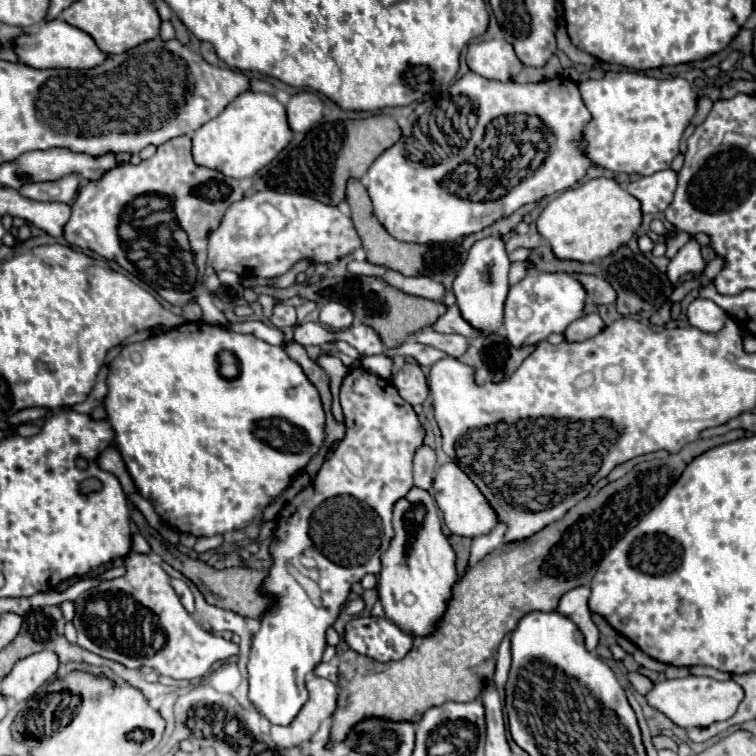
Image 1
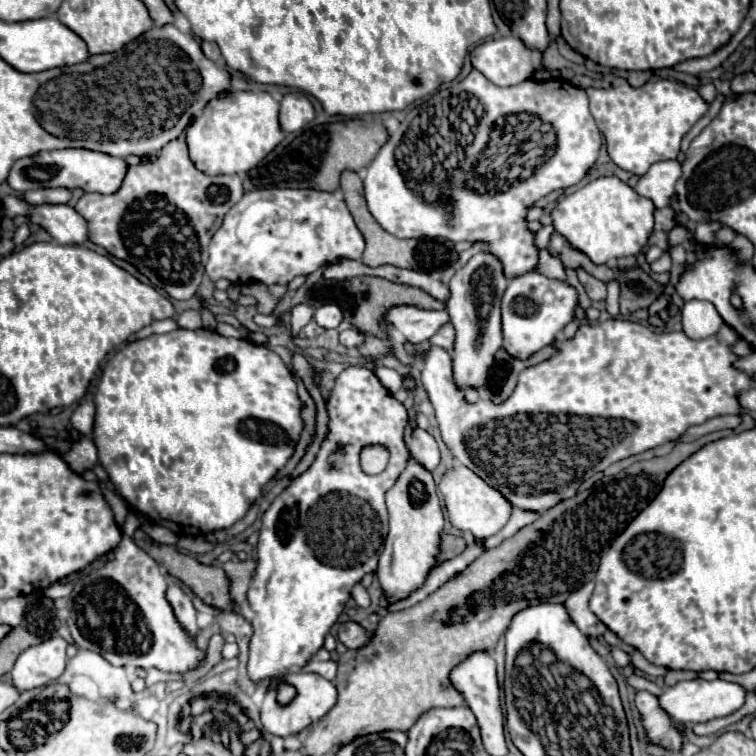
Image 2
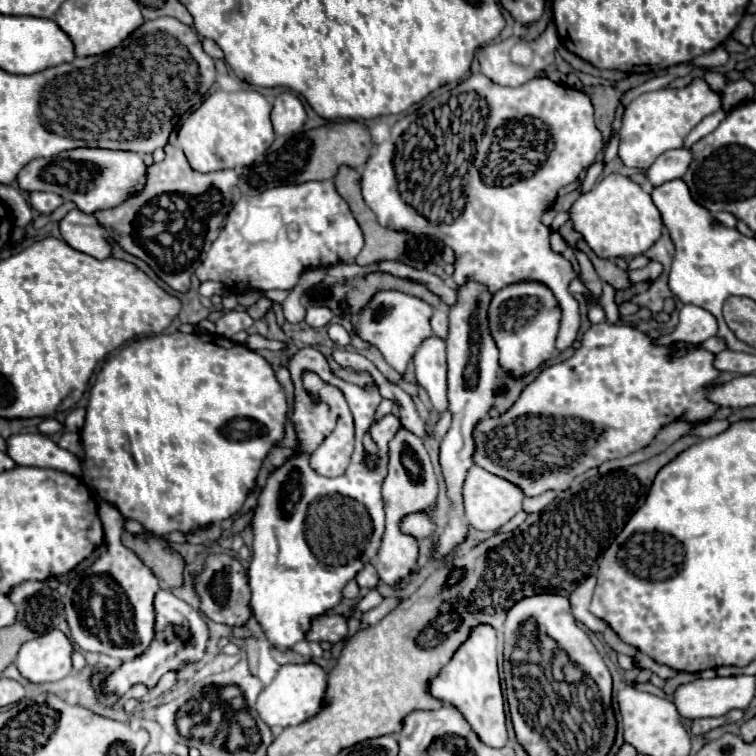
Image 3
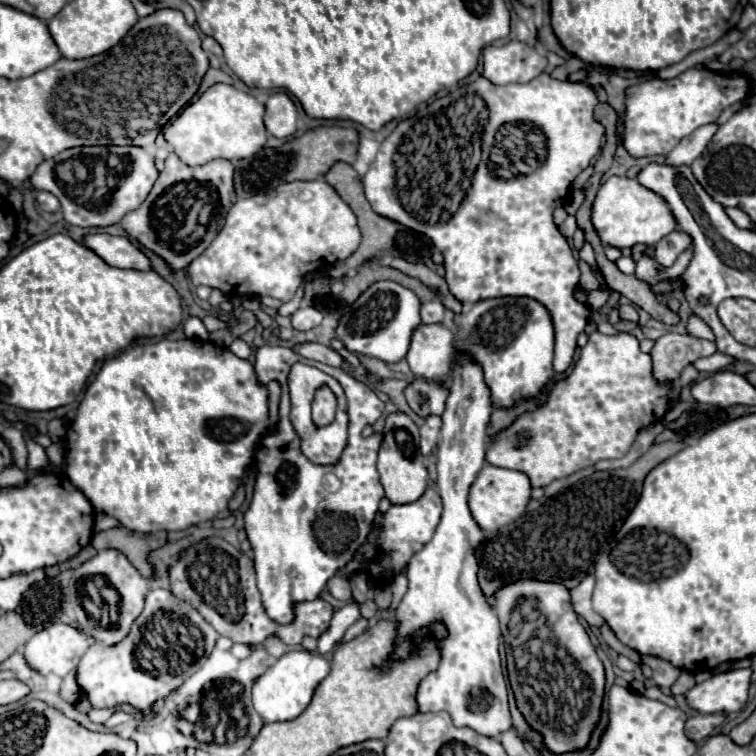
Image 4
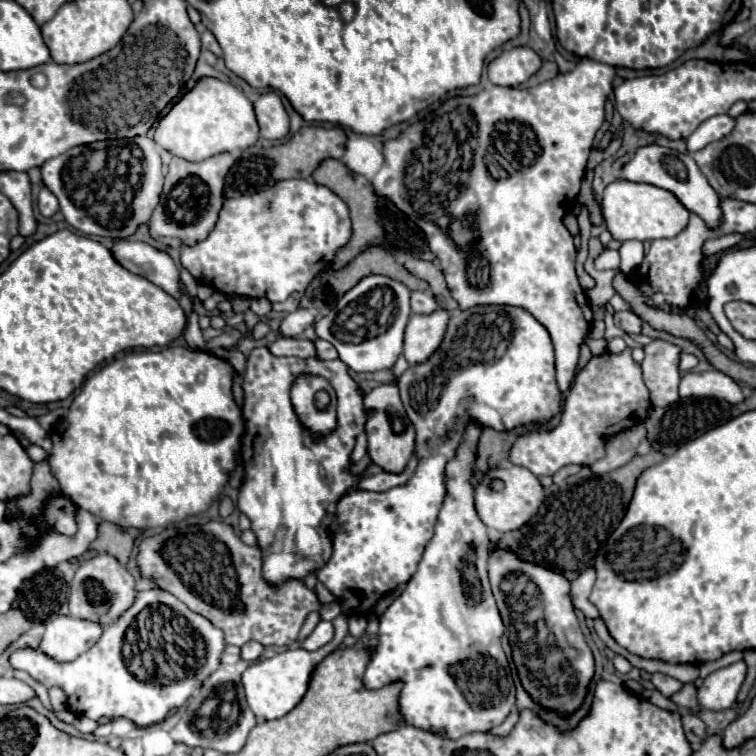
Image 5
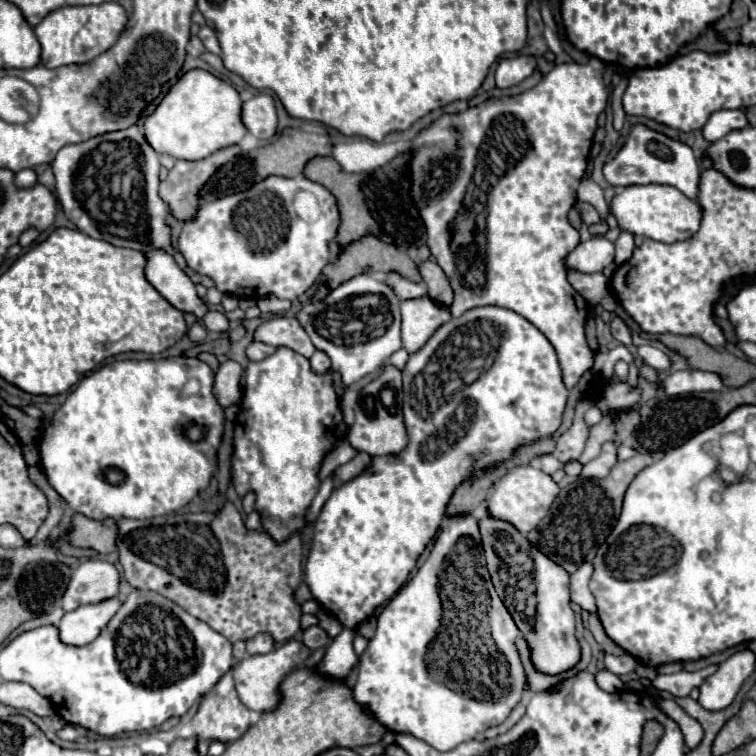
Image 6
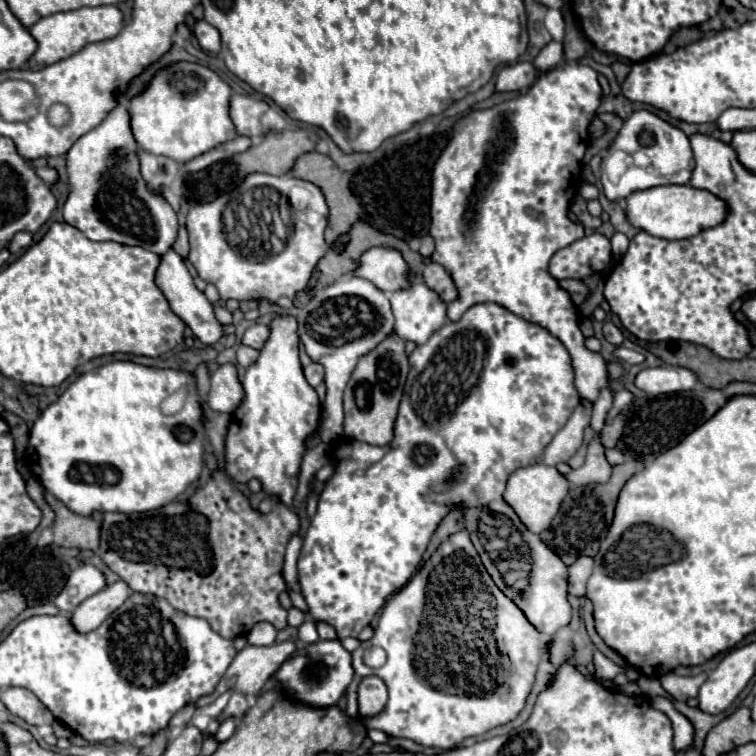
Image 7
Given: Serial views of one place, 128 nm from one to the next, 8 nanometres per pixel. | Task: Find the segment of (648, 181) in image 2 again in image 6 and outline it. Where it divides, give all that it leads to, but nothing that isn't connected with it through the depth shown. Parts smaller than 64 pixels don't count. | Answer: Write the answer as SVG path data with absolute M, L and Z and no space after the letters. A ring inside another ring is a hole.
M718 110L710 116L710 120L704 126L704 138L714 142L726 136L732 130L748 126L746 114L742 110Z

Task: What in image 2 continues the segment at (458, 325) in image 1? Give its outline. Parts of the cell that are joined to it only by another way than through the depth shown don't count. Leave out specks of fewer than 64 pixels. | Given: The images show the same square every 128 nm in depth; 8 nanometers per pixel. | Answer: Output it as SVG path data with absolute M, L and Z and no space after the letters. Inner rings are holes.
M392 306L384 314L384 326L402 332L404 340L410 344L422 344L430 340L432 334L448 322L448 312L436 310L422 310L416 306Z

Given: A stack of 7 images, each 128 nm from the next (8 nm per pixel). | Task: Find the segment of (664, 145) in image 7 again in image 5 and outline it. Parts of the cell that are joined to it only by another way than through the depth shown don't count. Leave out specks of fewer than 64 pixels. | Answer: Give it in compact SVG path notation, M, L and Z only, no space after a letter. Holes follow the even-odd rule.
M648 144L648 146L640 146L634 156L622 166L622 178L630 180L630 182L646 182L646 184L654 184L660 188L666 188L670 192L674 192L674 196L690 210L702 216L702 220L708 226L716 226L720 222L720 196L714 192L714 188L708 184L708 180L704 180L704 174L700 172L698 164L688 156L682 154L678 150L670 150L658 144Z

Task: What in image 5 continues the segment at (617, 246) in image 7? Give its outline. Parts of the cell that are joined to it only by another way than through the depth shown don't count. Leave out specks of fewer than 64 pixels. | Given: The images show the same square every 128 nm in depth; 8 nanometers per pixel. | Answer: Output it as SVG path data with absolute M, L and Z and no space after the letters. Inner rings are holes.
M640 240L622 242L622 246L620 246L620 270L624 274L632 272L642 262L642 256L644 256L644 246Z

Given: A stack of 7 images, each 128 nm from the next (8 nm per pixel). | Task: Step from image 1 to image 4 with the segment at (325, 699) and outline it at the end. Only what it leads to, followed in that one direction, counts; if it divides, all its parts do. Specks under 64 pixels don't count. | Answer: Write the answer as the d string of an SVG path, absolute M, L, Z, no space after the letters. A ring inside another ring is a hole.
M294 650L286 652L270 666L262 676L258 676L252 684L252 702L254 710L262 716L264 722L284 722L296 718L312 700L314 688L326 678L330 672L328 660L318 652Z

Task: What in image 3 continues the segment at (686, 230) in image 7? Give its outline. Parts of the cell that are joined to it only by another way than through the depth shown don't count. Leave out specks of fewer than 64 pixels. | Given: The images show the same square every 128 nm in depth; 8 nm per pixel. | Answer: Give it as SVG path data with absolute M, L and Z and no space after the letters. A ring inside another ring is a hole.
M610 174L592 192L582 194L570 208L570 220L600 258L640 256L662 234L662 218L650 194L622 174Z

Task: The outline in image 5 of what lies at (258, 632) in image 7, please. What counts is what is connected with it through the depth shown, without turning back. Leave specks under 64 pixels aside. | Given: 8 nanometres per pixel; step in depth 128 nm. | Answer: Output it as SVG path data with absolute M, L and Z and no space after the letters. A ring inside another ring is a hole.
M252 640L252 642L248 642L248 644L242 646L242 658L248 660L248 662L256 660L262 652L264 652L264 646L260 642L256 642L256 640Z

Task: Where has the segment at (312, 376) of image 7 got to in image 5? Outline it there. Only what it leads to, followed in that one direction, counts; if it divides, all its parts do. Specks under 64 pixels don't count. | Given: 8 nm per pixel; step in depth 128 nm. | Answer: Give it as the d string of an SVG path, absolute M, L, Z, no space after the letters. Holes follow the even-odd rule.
M316 340L314 344L316 344L316 358L320 358L320 360L334 360L334 358L338 358L336 350L328 342Z

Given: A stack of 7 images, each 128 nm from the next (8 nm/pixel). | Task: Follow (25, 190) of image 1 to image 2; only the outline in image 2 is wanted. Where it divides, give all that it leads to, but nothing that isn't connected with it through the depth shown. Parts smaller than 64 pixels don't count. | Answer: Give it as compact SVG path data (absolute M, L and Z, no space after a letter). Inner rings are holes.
M39 188L25 193L25 200L33 205L67 204L72 192L66 188Z

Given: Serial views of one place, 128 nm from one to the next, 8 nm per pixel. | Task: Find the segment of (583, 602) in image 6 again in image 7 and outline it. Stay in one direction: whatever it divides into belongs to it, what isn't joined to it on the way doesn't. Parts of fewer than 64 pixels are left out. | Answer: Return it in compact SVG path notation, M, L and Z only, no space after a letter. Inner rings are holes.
M580 556L576 564L570 566L570 576L568 576L568 592L574 596L584 596L586 594L586 582L592 574L594 560L590 556Z

